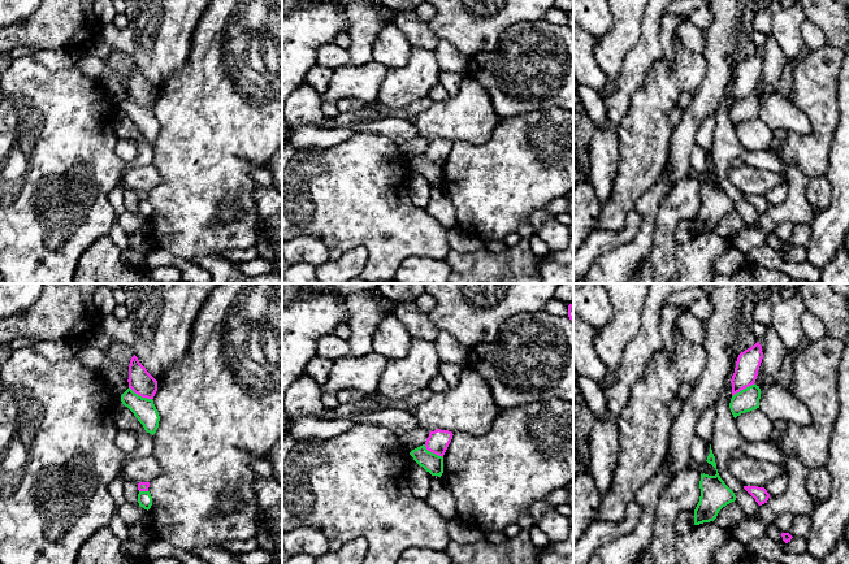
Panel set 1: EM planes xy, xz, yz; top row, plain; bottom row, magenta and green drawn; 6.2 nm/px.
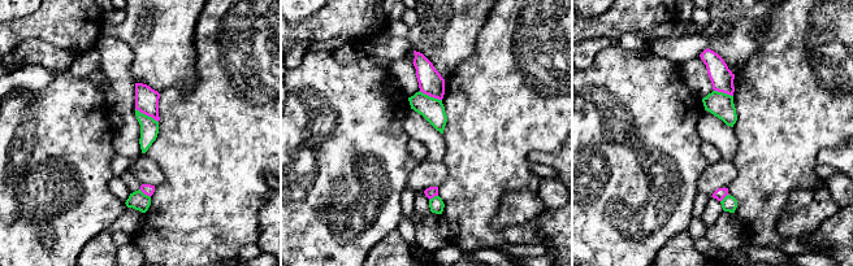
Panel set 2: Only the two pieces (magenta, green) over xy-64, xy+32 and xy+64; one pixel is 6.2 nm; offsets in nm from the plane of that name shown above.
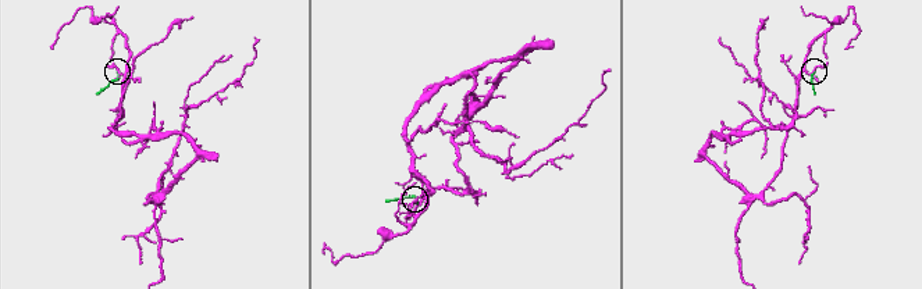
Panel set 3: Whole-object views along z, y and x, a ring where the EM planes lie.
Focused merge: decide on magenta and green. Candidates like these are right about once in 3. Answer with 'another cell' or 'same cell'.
another cell

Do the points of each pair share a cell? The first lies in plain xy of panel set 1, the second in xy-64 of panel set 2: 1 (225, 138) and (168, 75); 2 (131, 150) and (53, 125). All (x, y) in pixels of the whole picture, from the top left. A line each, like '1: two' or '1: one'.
1: two
2: two

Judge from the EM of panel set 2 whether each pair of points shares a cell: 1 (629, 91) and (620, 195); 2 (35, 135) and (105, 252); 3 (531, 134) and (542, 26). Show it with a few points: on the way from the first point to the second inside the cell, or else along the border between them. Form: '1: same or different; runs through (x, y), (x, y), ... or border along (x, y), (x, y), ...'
1: same; runs through (629, 117), (623, 131), (624, 162), (620, 169)
2: different; border along (108, 229), (96, 234), (79, 252)
3: same; runs through (531, 107), (531, 83), (542, 70), (542, 53)

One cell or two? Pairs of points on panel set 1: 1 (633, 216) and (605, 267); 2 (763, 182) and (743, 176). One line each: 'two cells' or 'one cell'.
1: two cells
2: one cell

